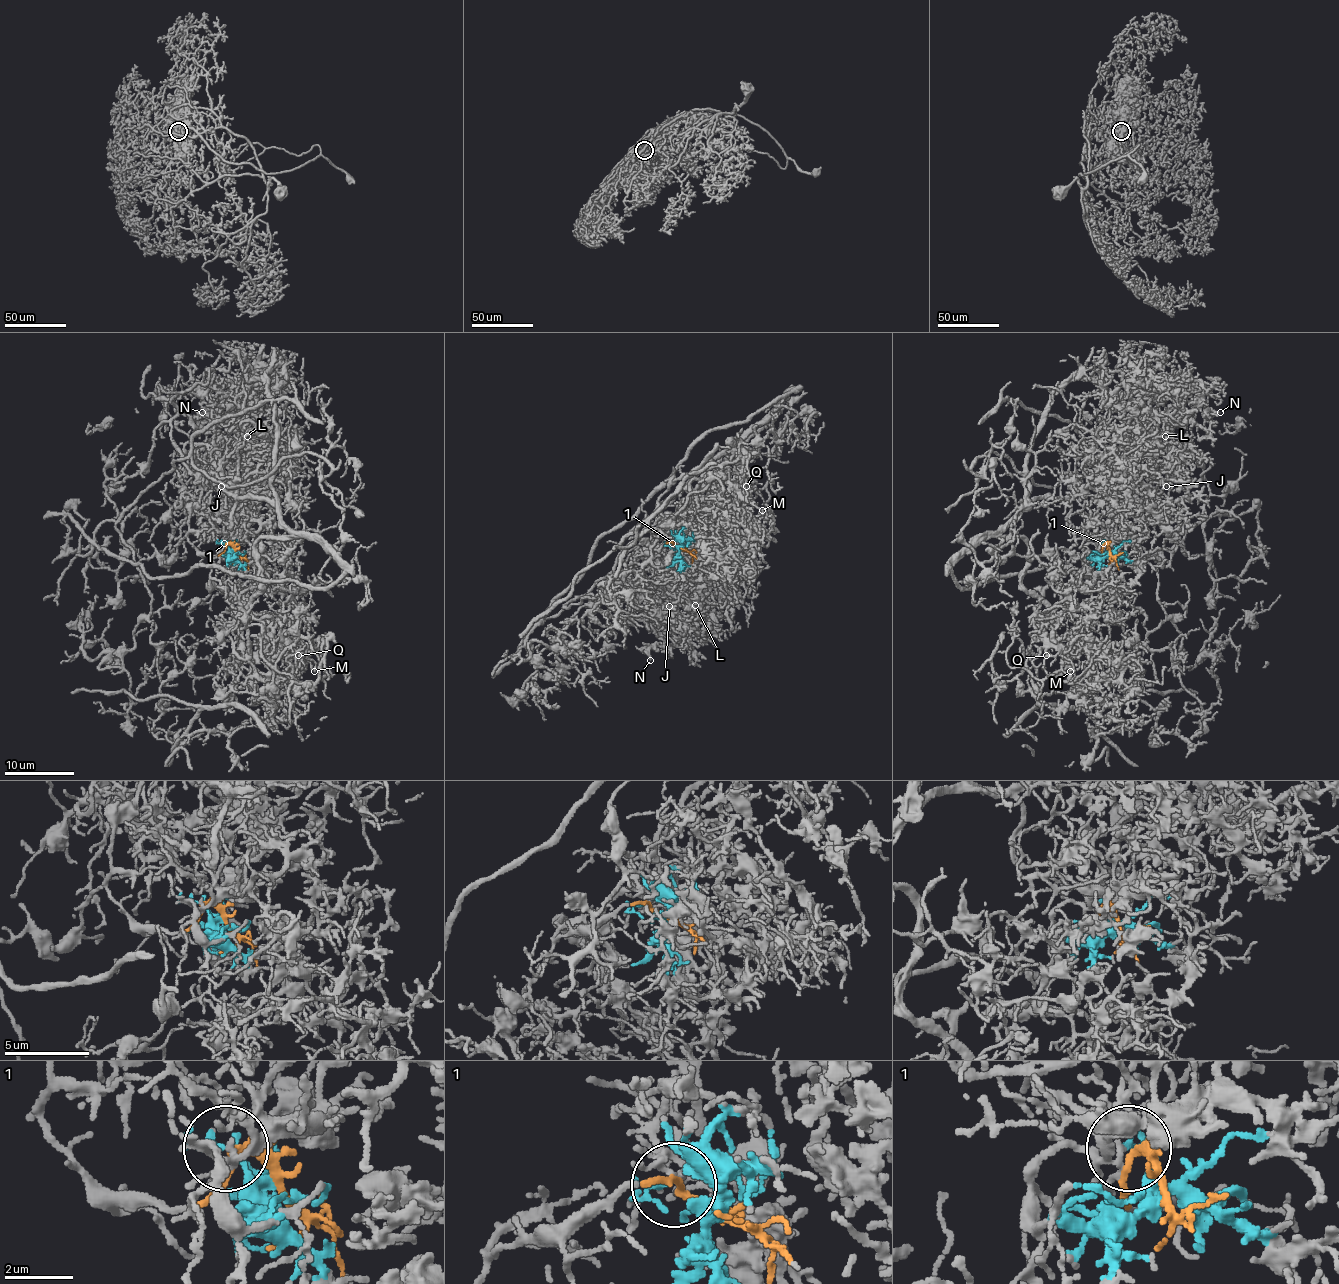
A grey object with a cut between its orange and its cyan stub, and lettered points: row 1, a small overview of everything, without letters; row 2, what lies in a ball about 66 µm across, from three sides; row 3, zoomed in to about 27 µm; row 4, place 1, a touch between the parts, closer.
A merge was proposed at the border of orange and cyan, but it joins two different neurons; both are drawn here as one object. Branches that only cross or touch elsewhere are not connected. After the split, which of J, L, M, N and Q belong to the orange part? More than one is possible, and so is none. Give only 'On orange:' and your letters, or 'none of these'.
On orange: none of these

